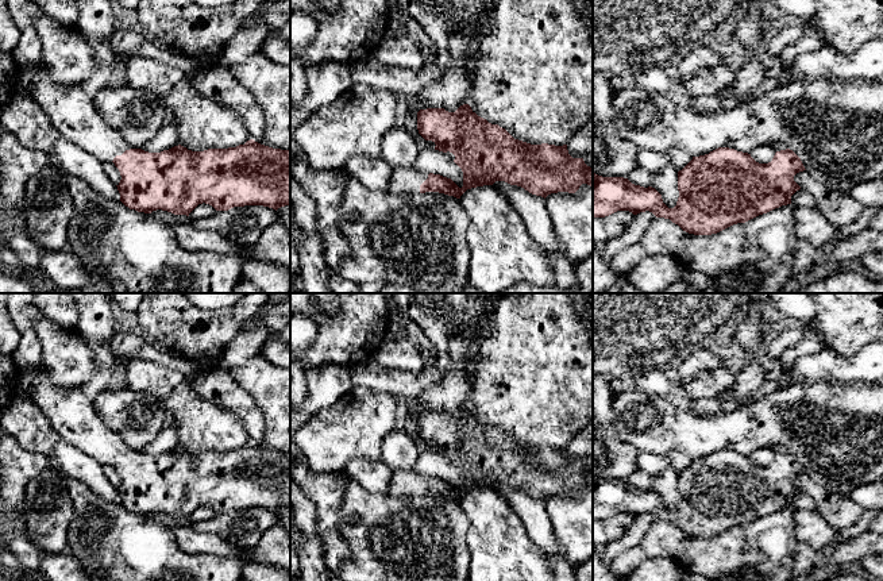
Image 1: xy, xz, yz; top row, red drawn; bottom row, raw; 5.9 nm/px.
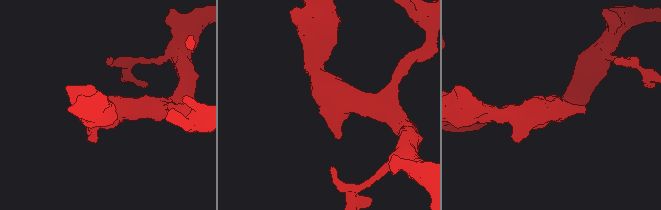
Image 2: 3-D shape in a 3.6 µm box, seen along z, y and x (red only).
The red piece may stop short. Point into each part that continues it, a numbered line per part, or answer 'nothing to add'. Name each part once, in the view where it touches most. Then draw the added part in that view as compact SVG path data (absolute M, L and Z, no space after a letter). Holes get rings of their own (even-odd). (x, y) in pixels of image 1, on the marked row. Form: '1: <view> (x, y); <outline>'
1: xy (73, 114); M42 65L22 70L19 80L46 112L58 135L100 162L112 162L116 155L132 149L103 120L95 99L84 92L82 84L55 82Z

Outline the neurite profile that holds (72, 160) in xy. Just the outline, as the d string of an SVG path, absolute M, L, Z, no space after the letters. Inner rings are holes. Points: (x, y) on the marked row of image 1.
M57 135L53 147L53 161L65 176L81 178L107 199L120 200L117 186L105 174L103 162L61 135Z

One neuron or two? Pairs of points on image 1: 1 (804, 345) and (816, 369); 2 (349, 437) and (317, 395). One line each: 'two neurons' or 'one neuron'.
1: two neurons
2: two neurons

